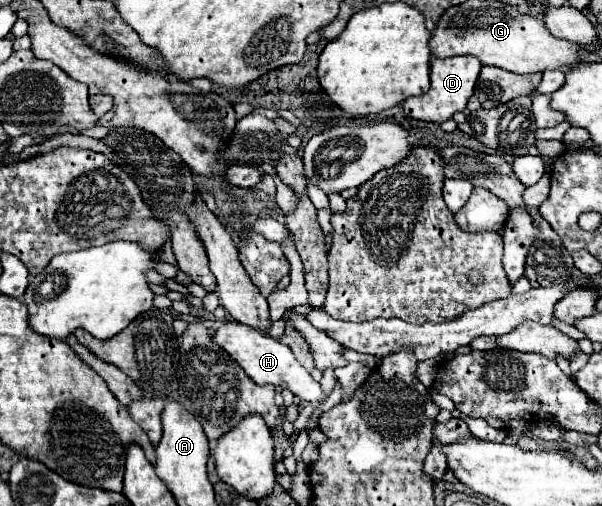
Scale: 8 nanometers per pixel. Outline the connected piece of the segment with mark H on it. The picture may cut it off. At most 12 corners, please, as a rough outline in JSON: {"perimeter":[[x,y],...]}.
{"perimeter":[[225,323],[213,335],[257,385],[303,401],[321,385],[291,349],[257,329]]}

